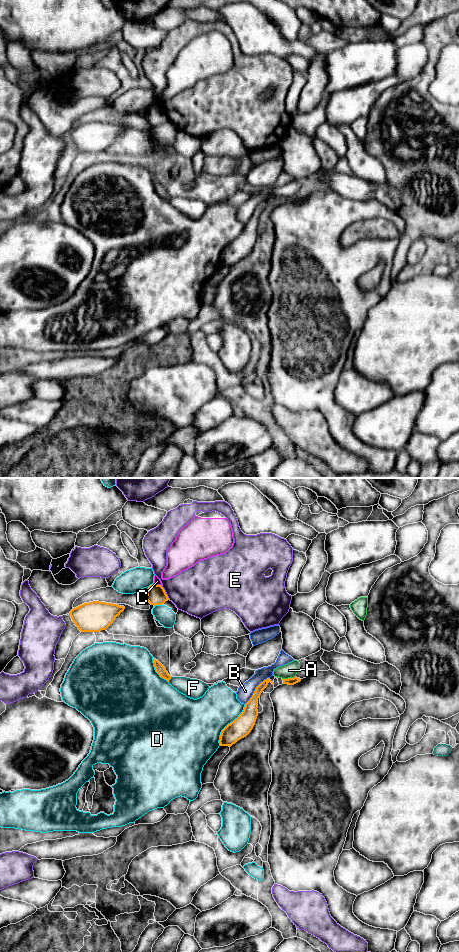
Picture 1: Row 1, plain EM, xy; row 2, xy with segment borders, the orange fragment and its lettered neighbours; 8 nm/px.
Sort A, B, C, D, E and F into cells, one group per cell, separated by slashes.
A / B / C / D / E / F

